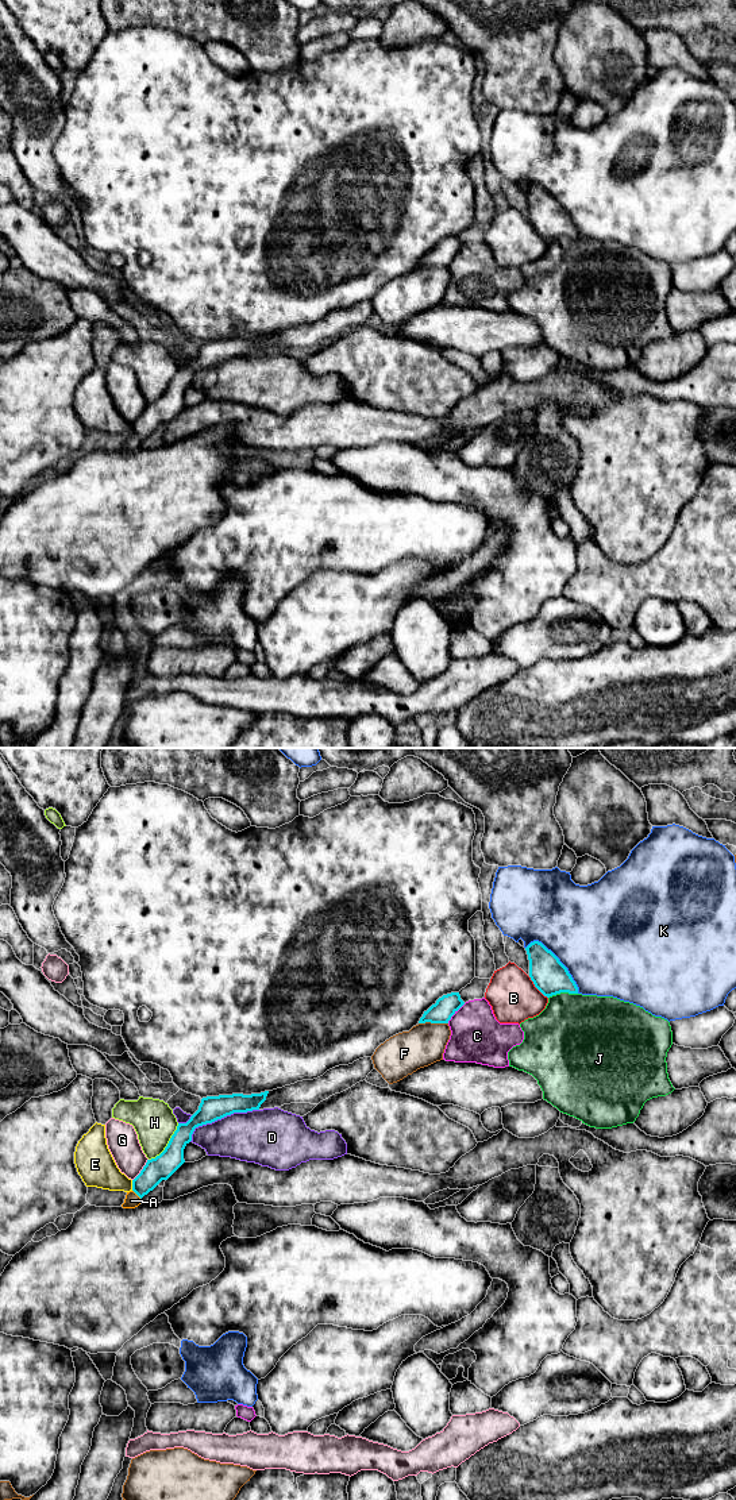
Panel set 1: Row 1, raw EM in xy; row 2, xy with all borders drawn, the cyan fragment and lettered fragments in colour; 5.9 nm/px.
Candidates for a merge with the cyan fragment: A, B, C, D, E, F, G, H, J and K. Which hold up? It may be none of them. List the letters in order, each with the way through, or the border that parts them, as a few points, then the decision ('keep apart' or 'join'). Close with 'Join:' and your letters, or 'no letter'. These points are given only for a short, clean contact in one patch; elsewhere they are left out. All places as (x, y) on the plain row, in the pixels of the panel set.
A: runs through xy (162, 411), (137, 438), (131, 444); join
B: keep apart
C: keep apart
D: keep apart
E: border along xy (131, 424), (133, 434); keep apart
F: keep apart
G: border along xy (147, 403), (141, 416), (133, 424); keep apart
H: border along xy (178, 367), (168, 389), (149, 404); keep apart
J: keep apart
K: keep apart
Join: A

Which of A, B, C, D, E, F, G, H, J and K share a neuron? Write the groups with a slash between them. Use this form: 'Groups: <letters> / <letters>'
Groups: A / B / C / D / E / F / G / H / J / K

